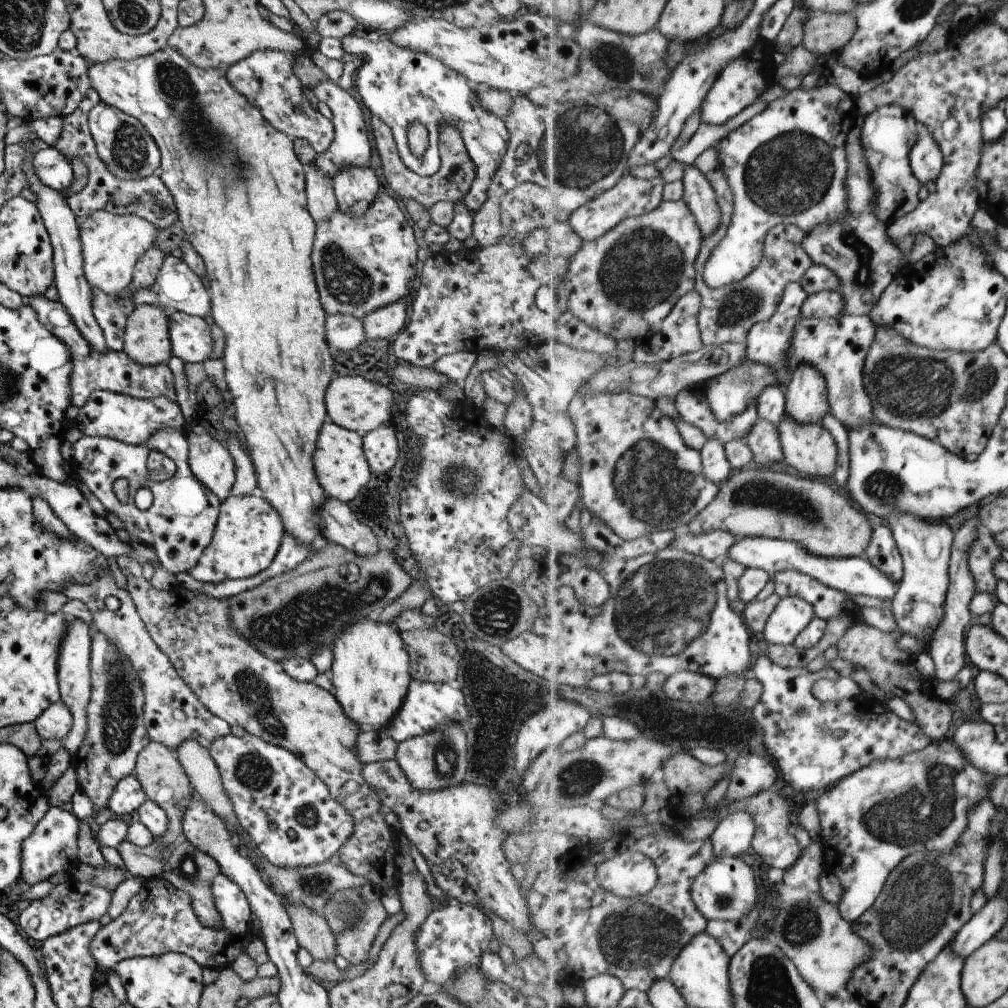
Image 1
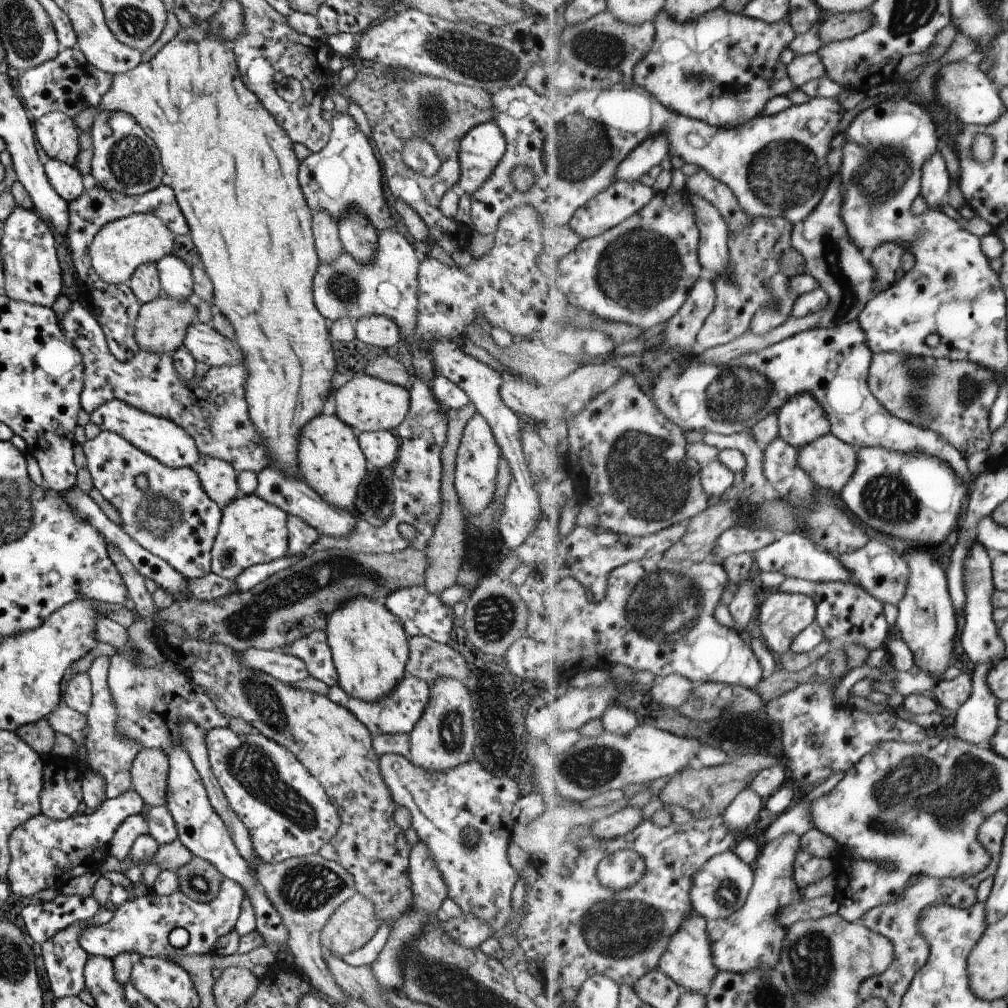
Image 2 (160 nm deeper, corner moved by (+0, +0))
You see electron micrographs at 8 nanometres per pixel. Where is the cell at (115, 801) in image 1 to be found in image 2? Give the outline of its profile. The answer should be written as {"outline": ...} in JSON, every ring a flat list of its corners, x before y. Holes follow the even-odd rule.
{"outline":[[130,788,119,796,105,799,92,814,56,821,37,814,16,826,7,837,10,861,5,882,15,896,31,896,44,888,60,891,64,884,88,871,97,871,107,856,108,842,115,829,129,815,142,813,144,802]]}

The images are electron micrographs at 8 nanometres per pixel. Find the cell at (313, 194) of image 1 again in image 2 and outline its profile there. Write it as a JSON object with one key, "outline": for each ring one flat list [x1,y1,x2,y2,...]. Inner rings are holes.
{"outline":[[313,211,313,238,319,263,332,263,341,253,336,222,324,211]]}

